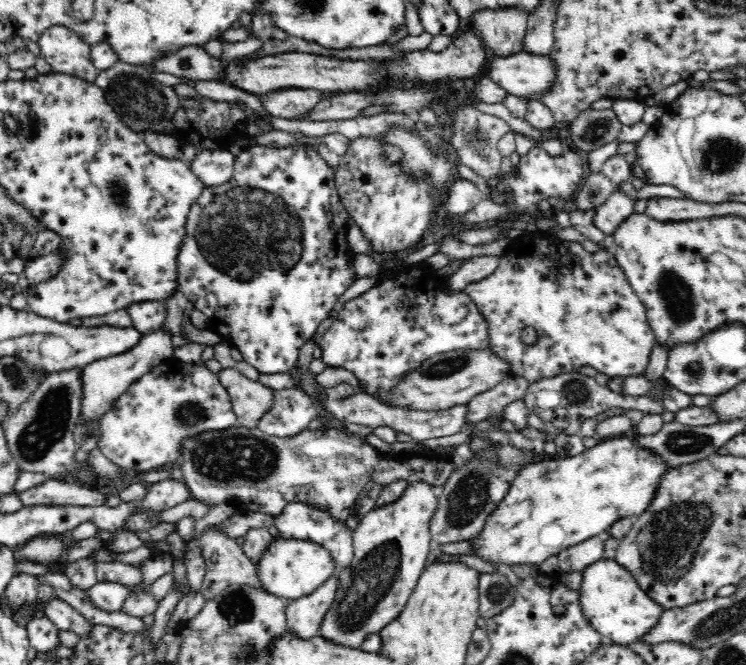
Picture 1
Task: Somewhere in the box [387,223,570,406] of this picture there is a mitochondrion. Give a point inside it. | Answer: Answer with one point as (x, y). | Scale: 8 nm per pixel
(446, 366)

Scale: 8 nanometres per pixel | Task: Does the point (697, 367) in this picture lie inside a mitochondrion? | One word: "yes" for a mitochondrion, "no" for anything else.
yes

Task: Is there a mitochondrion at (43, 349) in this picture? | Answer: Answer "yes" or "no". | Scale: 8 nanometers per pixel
no

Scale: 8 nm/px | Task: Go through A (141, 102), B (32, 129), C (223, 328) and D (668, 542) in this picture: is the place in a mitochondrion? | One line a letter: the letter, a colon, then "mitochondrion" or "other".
A: mitochondrion
B: other
C: other
D: mitochondrion

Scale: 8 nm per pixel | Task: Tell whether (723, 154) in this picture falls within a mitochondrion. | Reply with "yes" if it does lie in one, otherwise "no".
yes

